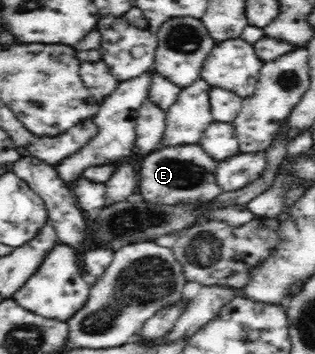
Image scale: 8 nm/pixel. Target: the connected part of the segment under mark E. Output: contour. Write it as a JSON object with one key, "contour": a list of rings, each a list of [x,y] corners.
{"contour":[[[199,143],[160,148],[146,155],[142,162],[140,194],[144,200],[154,204],[209,203],[223,191],[214,176],[216,166],[218,161],[206,153]]]}

